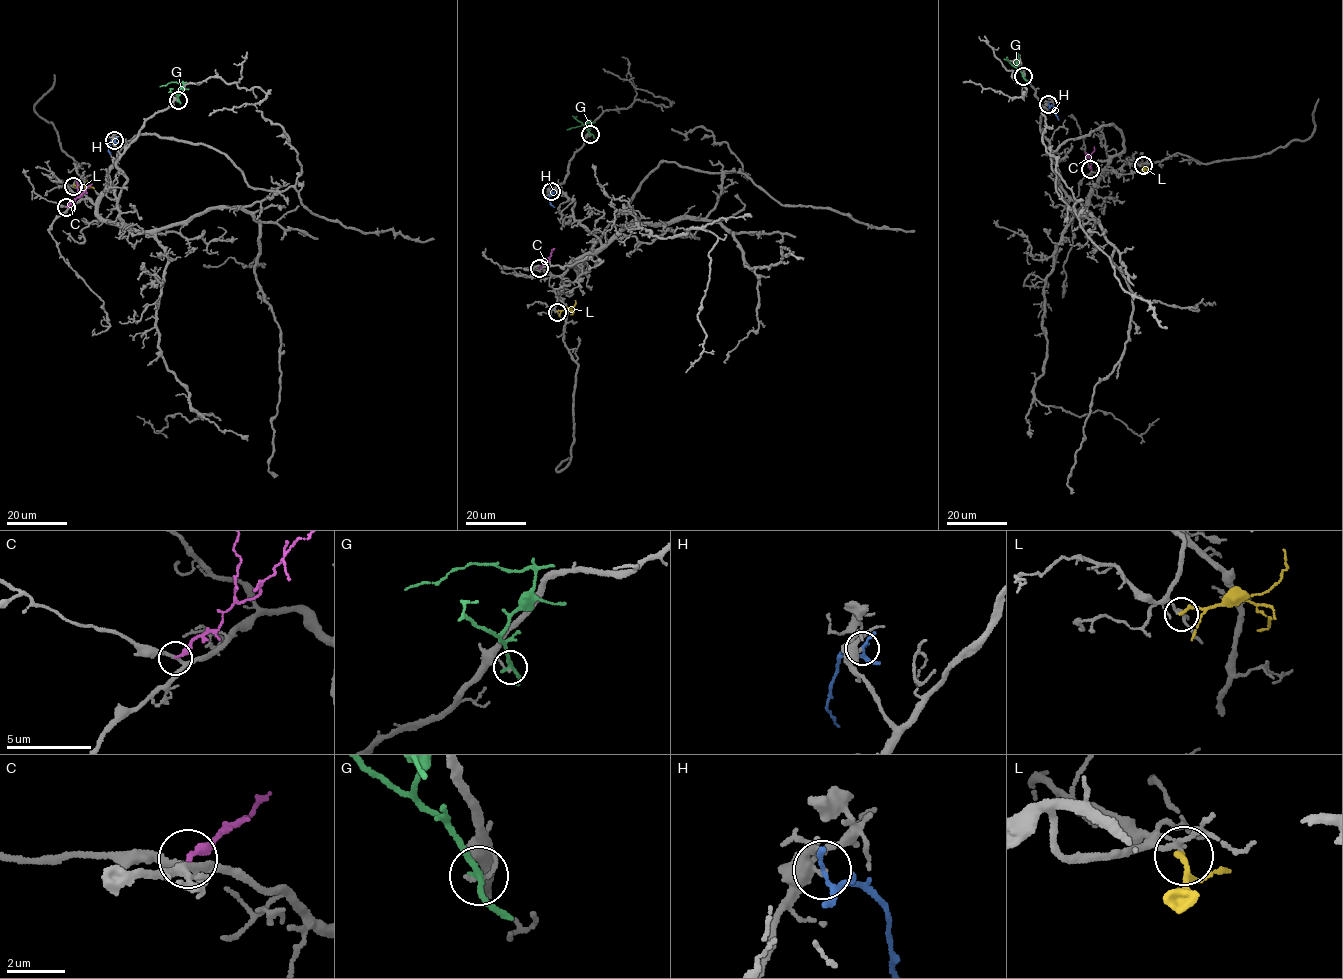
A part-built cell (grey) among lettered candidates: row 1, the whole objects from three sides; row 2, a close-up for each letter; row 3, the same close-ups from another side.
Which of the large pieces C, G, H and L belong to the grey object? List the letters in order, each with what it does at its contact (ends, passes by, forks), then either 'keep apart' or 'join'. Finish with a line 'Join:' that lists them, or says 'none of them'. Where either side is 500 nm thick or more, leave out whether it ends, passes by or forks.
C: it ends there; keep apart
G: it passes by; keep apart
H: it passes by; keep apart
L: it ends there; keep apart
Join: none of them

